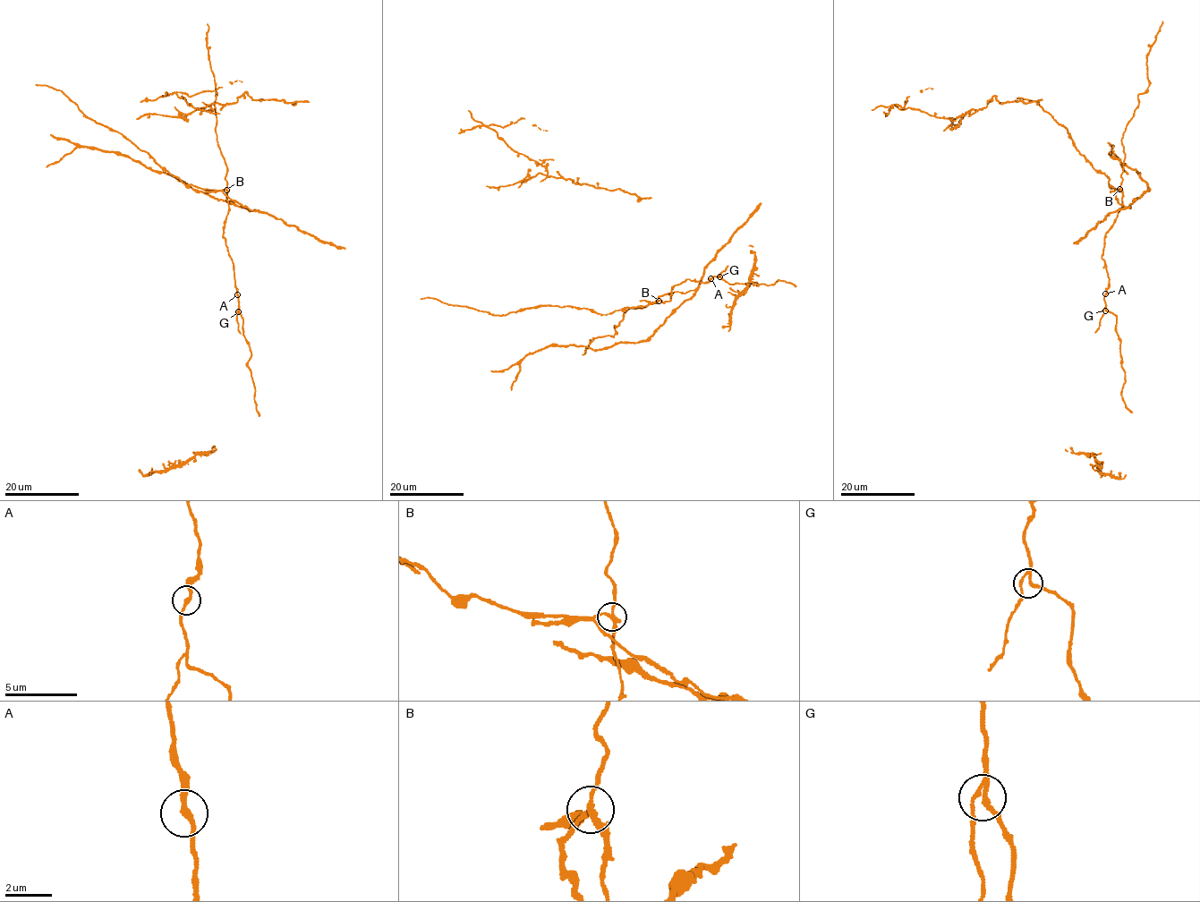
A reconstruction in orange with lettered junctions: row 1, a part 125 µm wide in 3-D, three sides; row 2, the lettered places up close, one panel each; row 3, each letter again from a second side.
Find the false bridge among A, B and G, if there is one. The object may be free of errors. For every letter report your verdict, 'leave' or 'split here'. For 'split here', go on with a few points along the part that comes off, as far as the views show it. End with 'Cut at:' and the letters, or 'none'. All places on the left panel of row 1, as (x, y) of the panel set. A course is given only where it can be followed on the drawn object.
A: leave
B: split here
G: leave
Cut at: B

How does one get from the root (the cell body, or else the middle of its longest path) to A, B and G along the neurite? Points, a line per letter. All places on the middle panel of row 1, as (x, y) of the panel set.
A: (644, 307), (659, 301), (670, 302), (672, 287), (686, 279), (704, 282), (710, 278)
B: (644, 307), (659, 300)
G: (644, 307), (659, 301), (670, 302), (672, 287), (686, 279), (708, 282), (713, 276), (719, 276)

